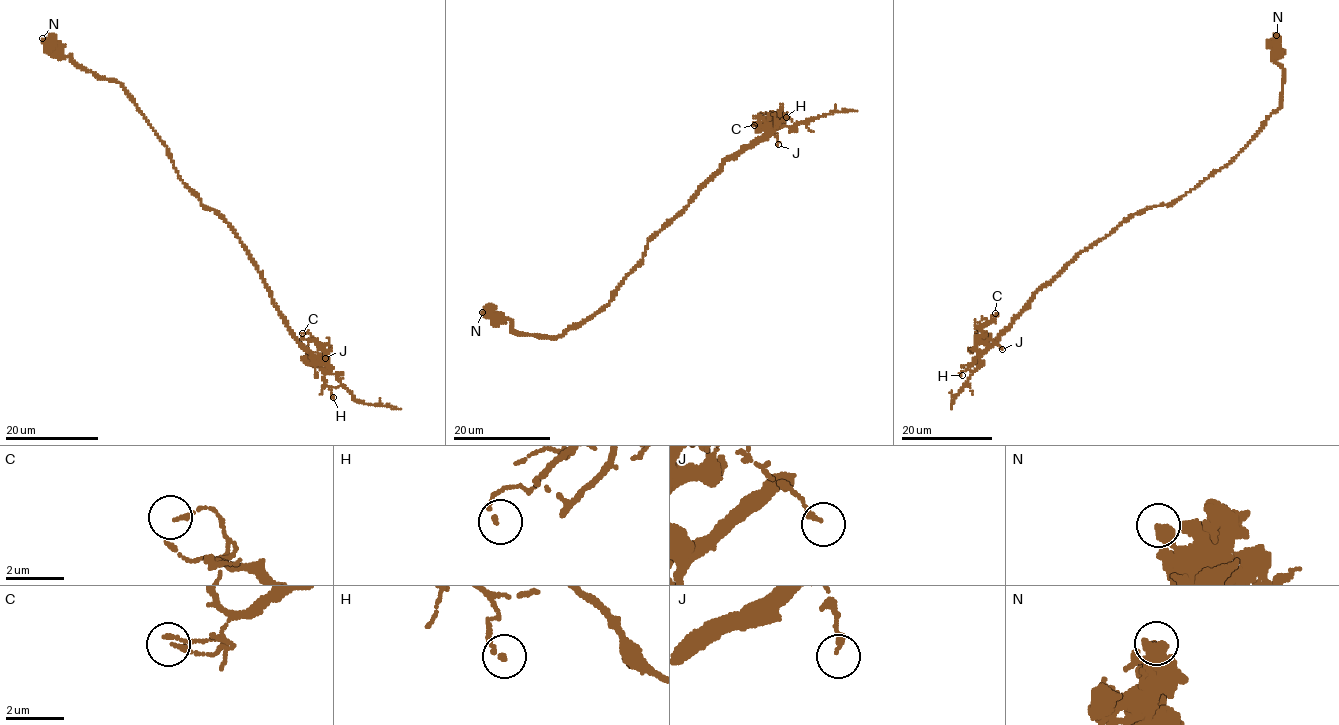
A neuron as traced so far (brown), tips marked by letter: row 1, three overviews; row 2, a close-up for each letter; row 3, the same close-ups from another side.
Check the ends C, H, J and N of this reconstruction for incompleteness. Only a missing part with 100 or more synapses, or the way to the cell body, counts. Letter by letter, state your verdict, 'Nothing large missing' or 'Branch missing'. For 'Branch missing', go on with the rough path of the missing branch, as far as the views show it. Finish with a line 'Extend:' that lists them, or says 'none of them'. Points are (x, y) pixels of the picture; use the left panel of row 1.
C: Nothing large missing
H: Nothing large missing
J: Nothing large missing
N: Nothing large missing
Extend: none of them

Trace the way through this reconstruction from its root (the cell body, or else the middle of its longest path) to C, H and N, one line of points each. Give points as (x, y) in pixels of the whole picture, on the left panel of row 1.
C: (220, 215), (301, 344), (321, 368), (328, 367), (324, 348), (308, 331), (302, 333)
H: (220, 215), (258, 269), (269, 288), (272, 303), (323, 371), (324, 382), (333, 397)
N: (220, 215), (204, 205), (184, 183), (165, 144), (120, 84), (81, 69), (71, 56), (62, 55), (42, 38)

